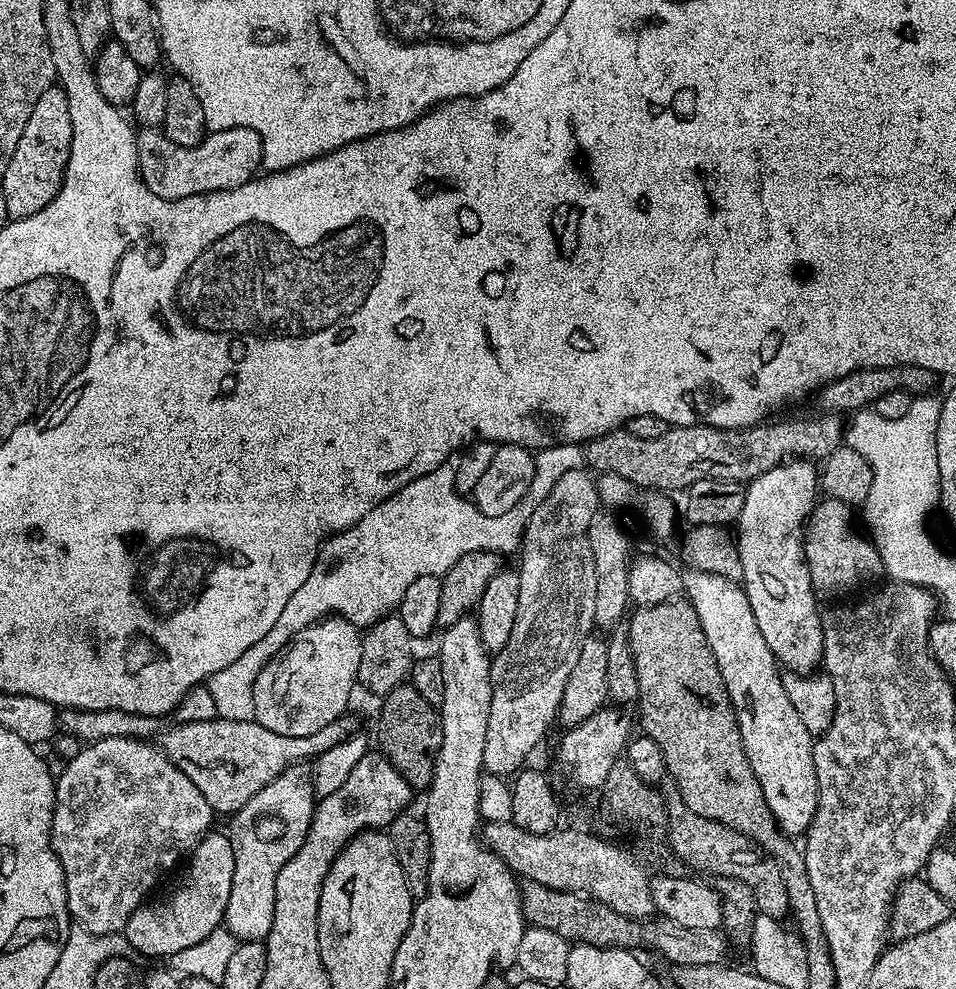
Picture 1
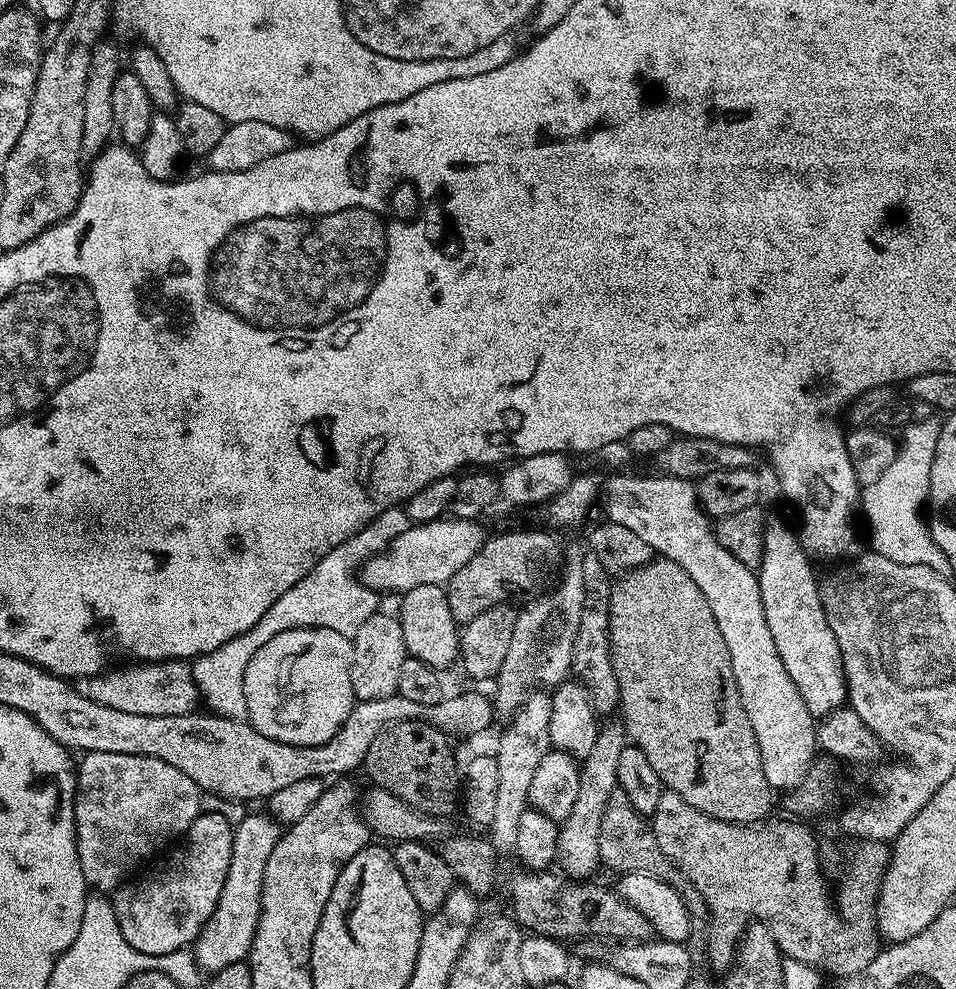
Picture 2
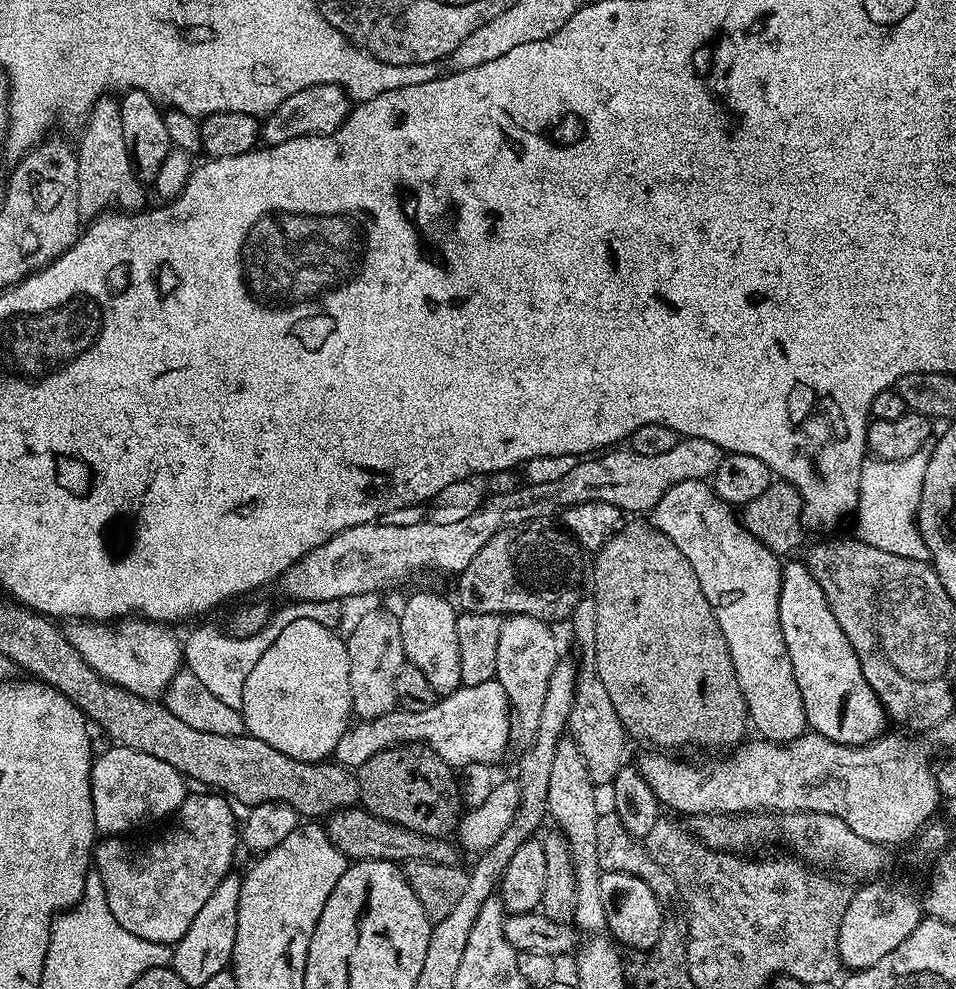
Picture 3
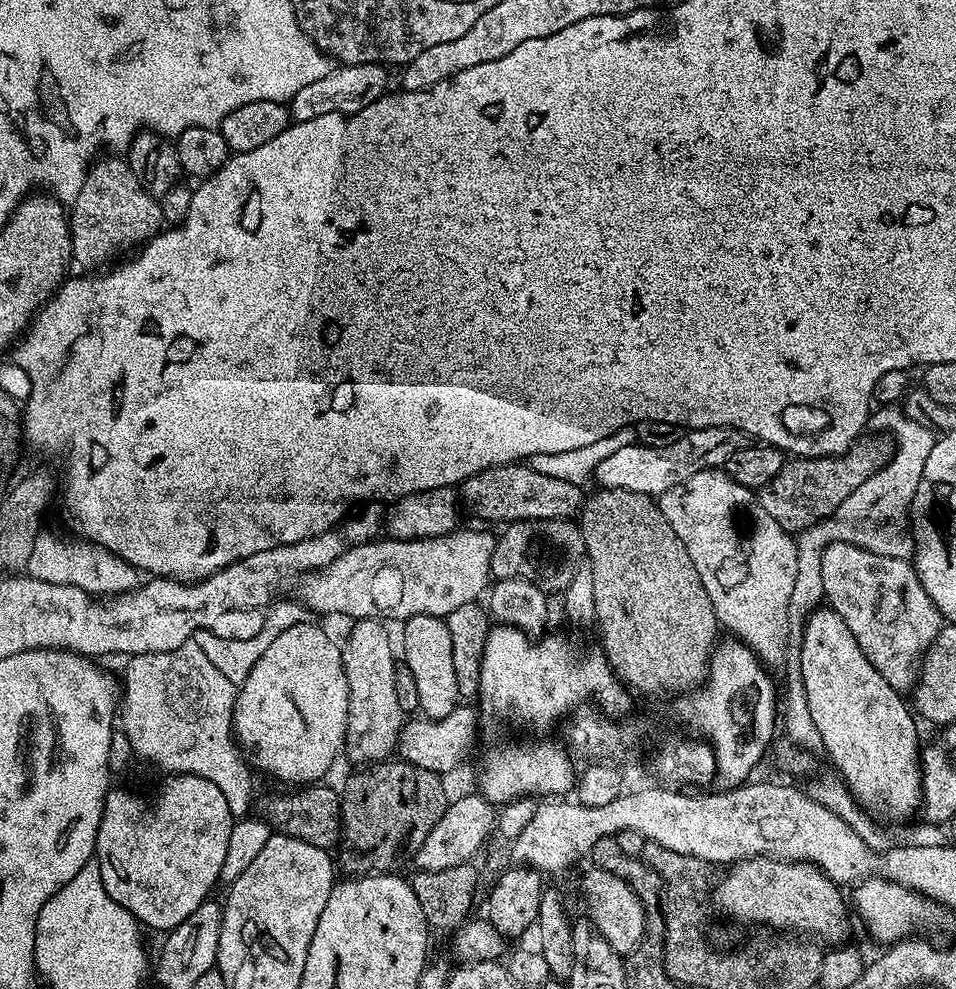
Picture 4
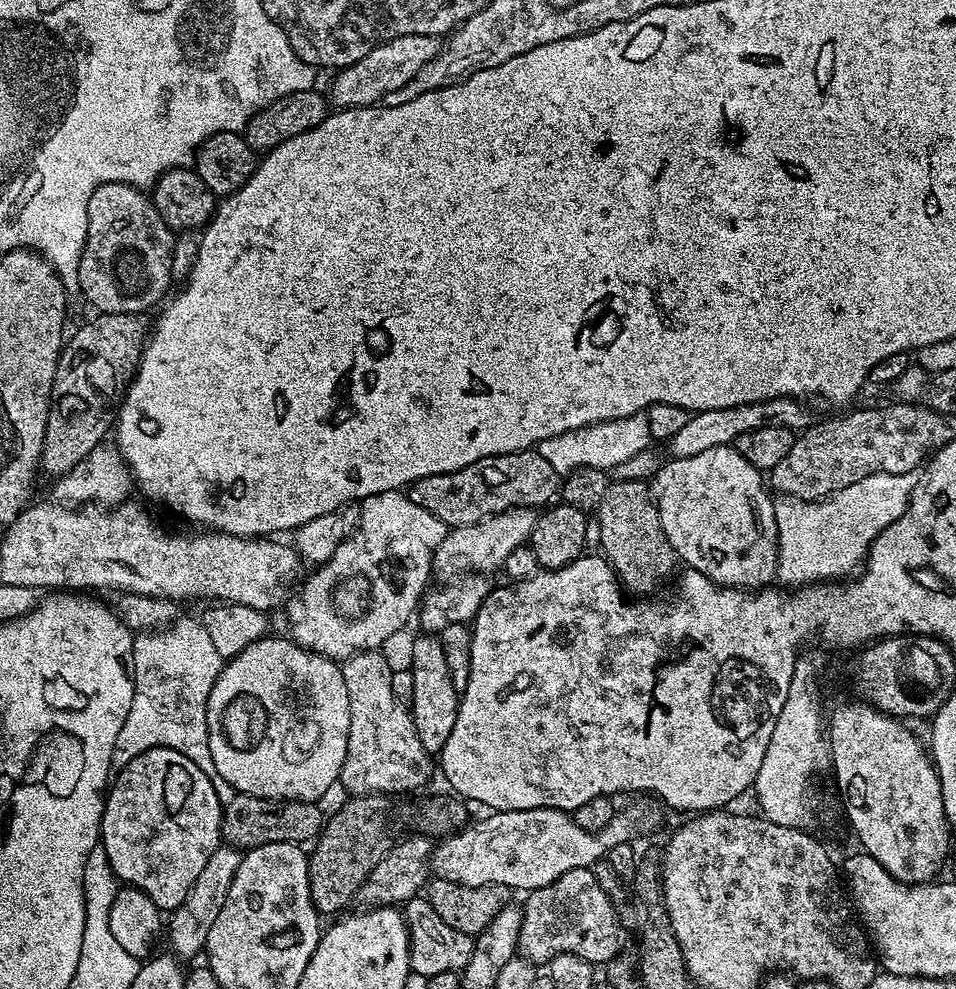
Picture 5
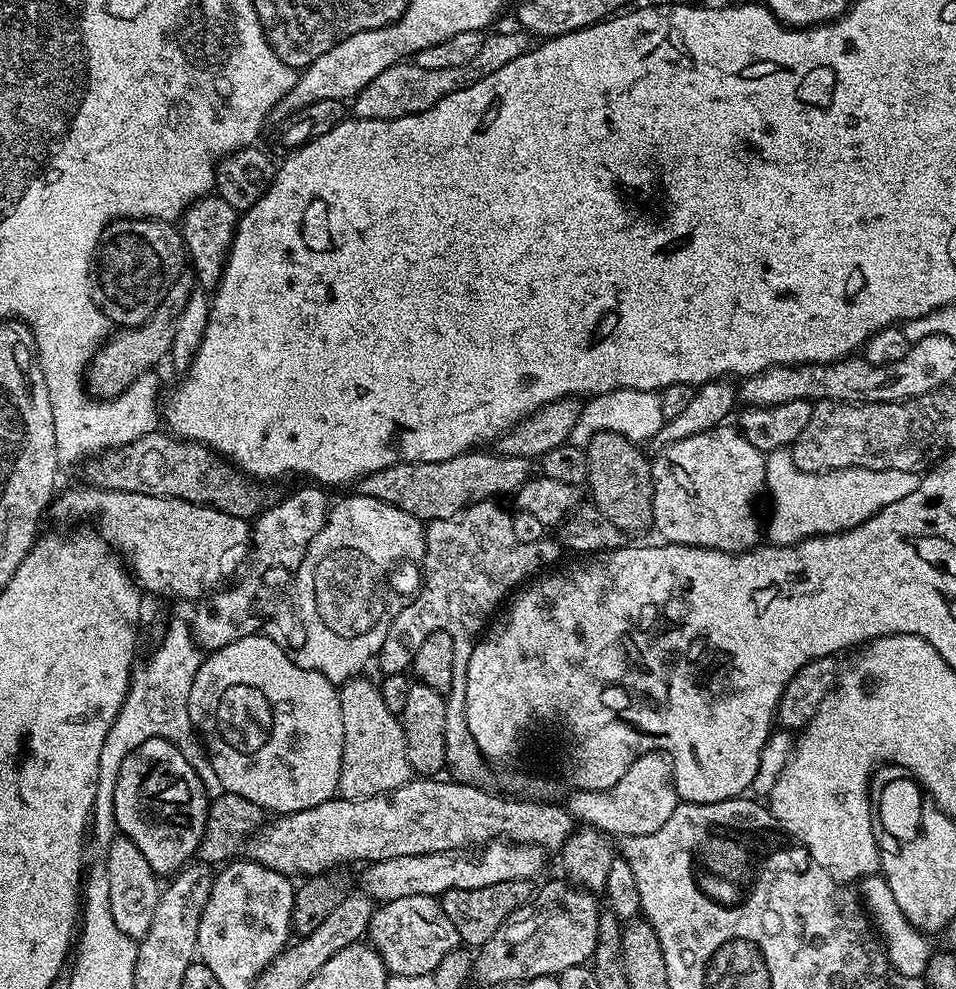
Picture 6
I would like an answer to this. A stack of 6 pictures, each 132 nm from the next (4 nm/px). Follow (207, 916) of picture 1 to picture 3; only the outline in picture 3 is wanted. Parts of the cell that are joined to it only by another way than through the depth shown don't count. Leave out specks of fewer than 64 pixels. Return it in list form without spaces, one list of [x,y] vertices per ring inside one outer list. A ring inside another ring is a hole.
[[[215,790],[196,791],[200,792],[194,793],[193,796],[192,793],[185,795],[178,813],[178,819],[184,828],[176,828],[173,832],[166,833],[161,840],[152,840],[149,844],[142,845],[141,848],[127,844],[127,839],[124,838],[104,838],[95,845],[94,868],[95,871],[99,872],[104,883],[106,902],[110,902],[110,914],[114,914],[114,918],[118,918],[118,926],[122,926],[122,930],[130,930],[130,934],[134,934],[138,938],[146,938],[150,942],[175,946],[182,938],[182,934],[186,934],[186,930],[190,930],[190,922],[194,922],[198,910],[202,910],[202,906],[206,903],[206,898],[210,898],[210,894],[214,894],[218,882],[222,882],[222,878],[226,878],[233,871],[232,859],[236,856],[236,844],[238,848],[238,821],[231,810],[231,799]]]

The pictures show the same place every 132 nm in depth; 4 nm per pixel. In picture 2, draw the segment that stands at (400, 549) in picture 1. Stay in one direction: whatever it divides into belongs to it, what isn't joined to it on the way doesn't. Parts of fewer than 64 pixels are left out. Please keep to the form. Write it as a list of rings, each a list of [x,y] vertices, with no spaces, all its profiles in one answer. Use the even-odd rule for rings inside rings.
[[[397,506],[378,514],[358,534],[354,534],[342,546],[334,546],[326,558],[310,570],[302,582],[292,587],[290,592],[284,595],[262,618],[258,618],[256,628],[264,631],[260,637],[254,638],[252,632],[243,632],[229,642],[223,643],[217,650],[209,654],[195,657],[191,663],[193,679],[197,685],[201,701],[207,704],[215,715],[230,718],[231,720],[243,720],[248,717],[246,710],[245,676],[250,659],[258,652],[259,647],[267,644],[278,634],[295,628],[325,628],[326,630],[338,630],[338,634],[349,638],[358,634],[362,622],[370,618],[381,607],[381,597],[371,588],[364,587],[358,569],[366,561],[375,556],[377,552],[384,551],[398,534],[402,534],[410,527],[409,518],[403,507]]]

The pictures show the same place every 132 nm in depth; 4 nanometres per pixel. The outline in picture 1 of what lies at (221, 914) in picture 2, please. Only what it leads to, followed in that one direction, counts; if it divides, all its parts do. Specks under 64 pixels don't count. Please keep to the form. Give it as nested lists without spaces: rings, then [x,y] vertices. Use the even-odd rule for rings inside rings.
[[[292,764],[278,778],[274,778],[274,782],[262,786],[262,790],[258,790],[258,794],[242,806],[242,810],[231,813],[232,825],[227,825],[226,831],[232,837],[234,846],[234,882],[230,882],[230,902],[226,902],[223,927],[233,932],[237,941],[267,941],[274,922],[274,886],[278,886],[278,873],[290,858],[294,858],[294,854],[298,854],[302,842],[306,842],[317,803],[309,765]]]

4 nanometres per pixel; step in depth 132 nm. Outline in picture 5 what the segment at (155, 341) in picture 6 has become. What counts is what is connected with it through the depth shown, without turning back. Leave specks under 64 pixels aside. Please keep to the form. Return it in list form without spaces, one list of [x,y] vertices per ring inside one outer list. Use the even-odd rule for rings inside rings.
[[[106,312],[93,317],[73,336],[71,333],[60,350],[52,383],[52,405],[48,408],[44,449],[40,455],[41,469],[45,473],[48,471],[52,478],[65,476],[86,458],[86,454],[101,447],[103,440],[100,439],[107,432],[109,435],[113,427],[150,335],[149,321],[144,321],[145,317],[135,312]]]

